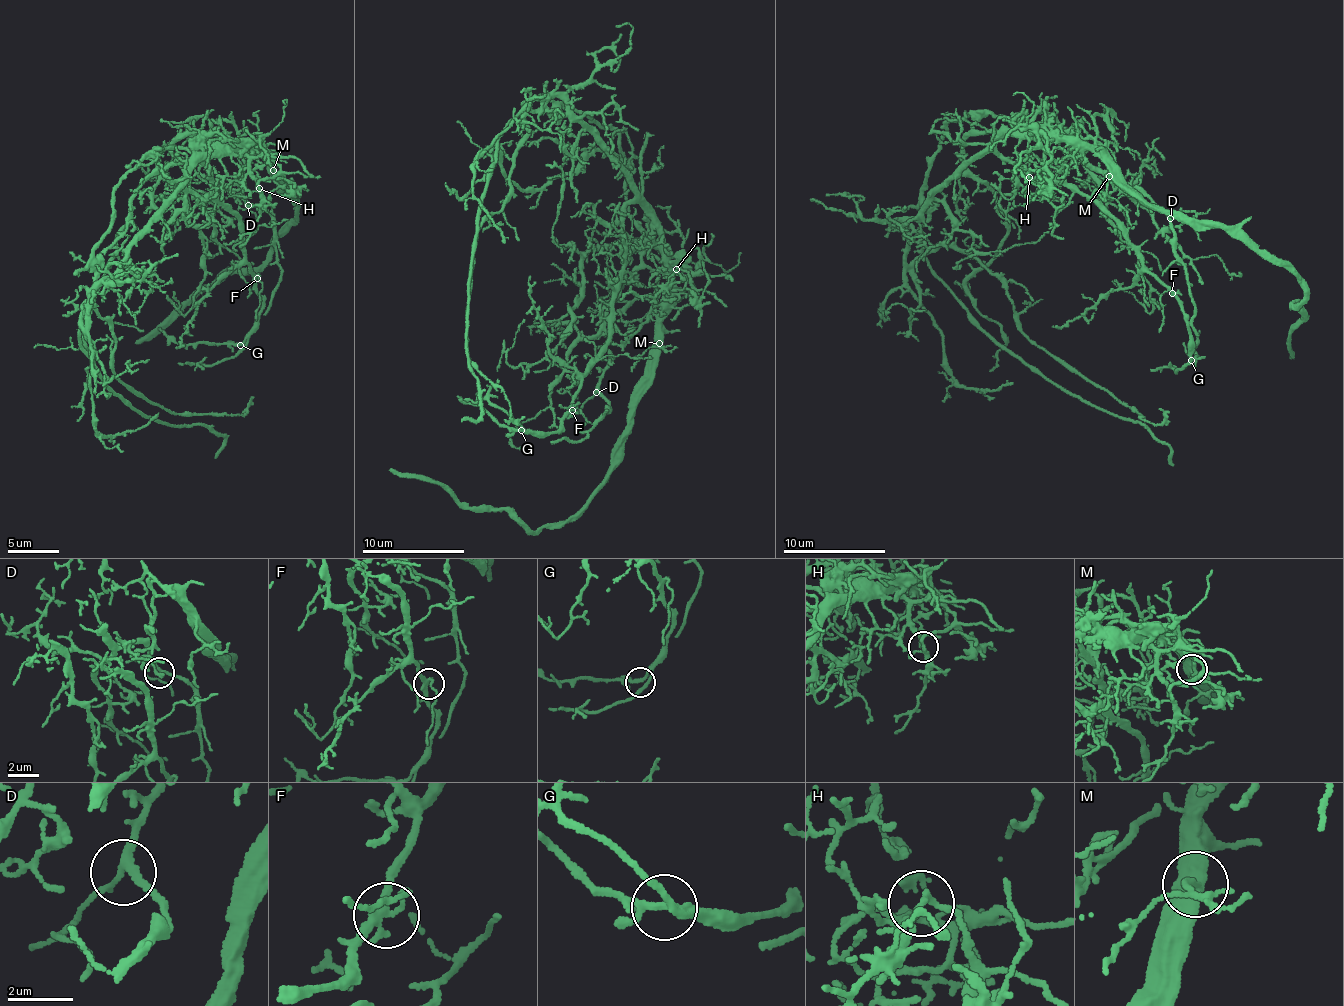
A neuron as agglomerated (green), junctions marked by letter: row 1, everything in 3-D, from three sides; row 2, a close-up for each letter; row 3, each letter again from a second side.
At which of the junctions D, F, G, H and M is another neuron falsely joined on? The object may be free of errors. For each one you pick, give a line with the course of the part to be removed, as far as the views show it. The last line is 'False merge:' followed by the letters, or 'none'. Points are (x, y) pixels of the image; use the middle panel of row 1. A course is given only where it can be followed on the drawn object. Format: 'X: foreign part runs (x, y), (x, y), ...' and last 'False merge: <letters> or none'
H: foreign part runs (677, 269), (695, 290), (647, 250), (620, 136), (560, 105), (515, 117), (470, 262), (482, 405), (461, 422)
False merge: H

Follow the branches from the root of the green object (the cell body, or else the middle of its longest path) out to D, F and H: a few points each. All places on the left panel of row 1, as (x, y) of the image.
D: (183, 180), (196, 158), (192, 150), (199, 145), (196, 152), (212, 179), (221, 186), (238, 184), (248, 205)
F: (183, 180), (182, 187), (201, 199), (217, 193), (226, 203), (257, 278)
H: (183, 180), (189, 167), (202, 158), (243, 152), (246, 154), (246, 174), (255, 182), (259, 191), (259, 187)

